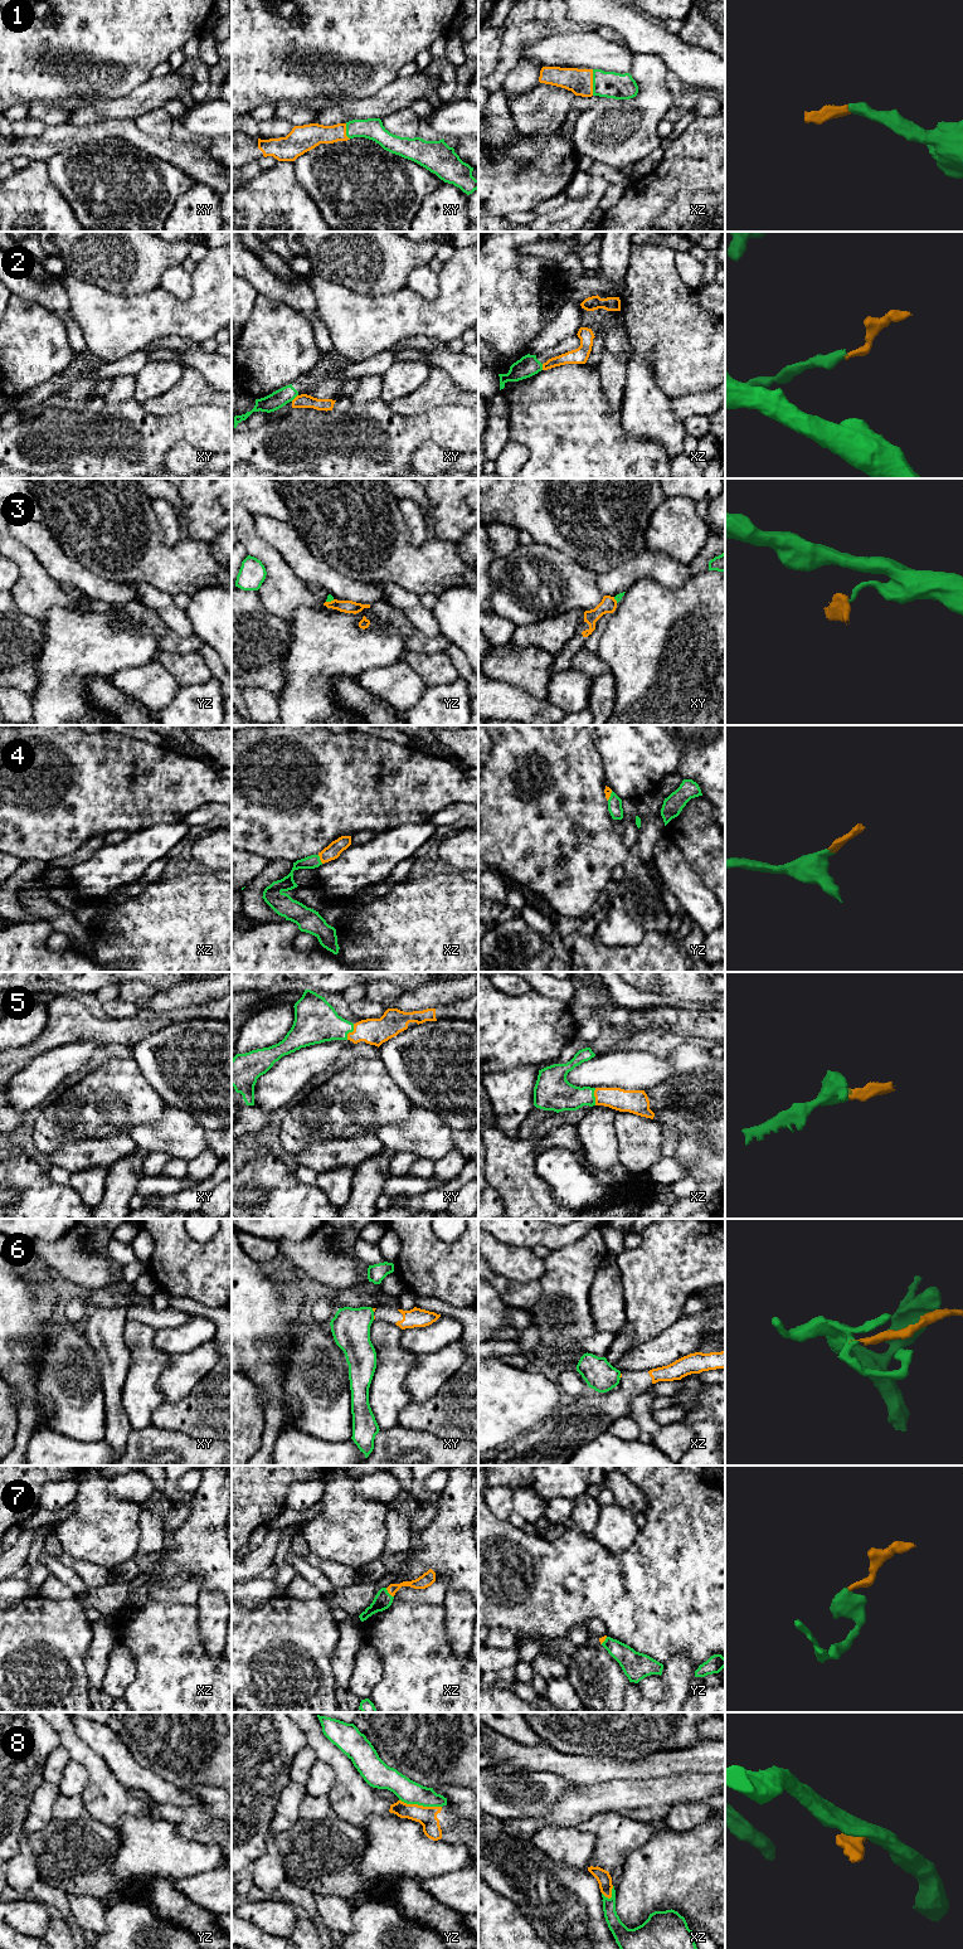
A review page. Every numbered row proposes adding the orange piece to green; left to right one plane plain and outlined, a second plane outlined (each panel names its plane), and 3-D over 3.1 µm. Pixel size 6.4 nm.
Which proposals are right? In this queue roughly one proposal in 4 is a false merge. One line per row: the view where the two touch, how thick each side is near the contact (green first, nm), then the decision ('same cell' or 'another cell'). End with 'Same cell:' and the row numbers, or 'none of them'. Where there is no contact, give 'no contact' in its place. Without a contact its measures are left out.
1: xz | 170/160 nm | same cell
2: xy | 110/90 nm | another cell
3: yz | 40/80 nm | another cell
4: xz | 90/100 nm | same cell
5: xy | 280/170 nm | same cell
6: xz | 190/20 nm | another cell
7: xz | 110/90 nm | same cell
8: yz | 150/130 nm | another cell
Same cell: 1, 4, 5, 7

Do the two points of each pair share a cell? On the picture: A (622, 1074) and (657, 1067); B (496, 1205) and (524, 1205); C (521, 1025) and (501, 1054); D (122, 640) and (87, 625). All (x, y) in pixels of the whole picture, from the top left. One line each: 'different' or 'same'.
A: same
B: different
C: same
D: same

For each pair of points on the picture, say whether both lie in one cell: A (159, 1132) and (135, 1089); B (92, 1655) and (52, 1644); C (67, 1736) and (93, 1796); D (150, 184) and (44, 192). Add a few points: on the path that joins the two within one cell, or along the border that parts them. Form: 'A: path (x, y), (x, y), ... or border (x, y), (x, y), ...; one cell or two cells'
A: border (166, 1104), (156, 1121), (125, 1129); two cells
B: border (92, 1624), (92, 1641), (83, 1658), (88, 1682); two cells
C: path (81, 1751), (95, 1765), (95, 1780); one cell
D: border (47, 163), (50, 181), (74, 215); two cells

